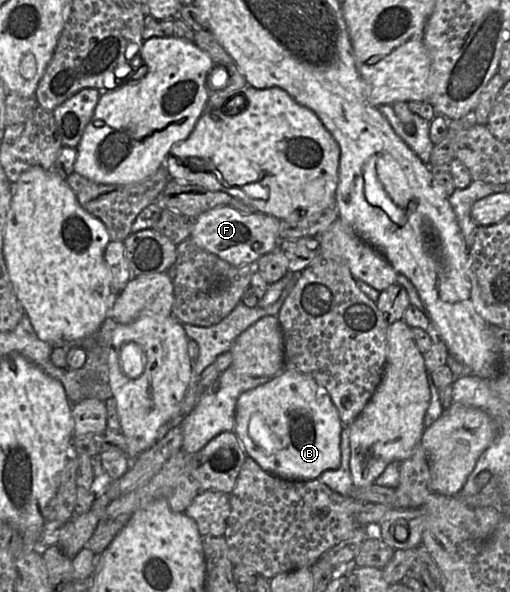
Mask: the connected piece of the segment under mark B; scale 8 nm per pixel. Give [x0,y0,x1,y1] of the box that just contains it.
[234,369,344,480]

